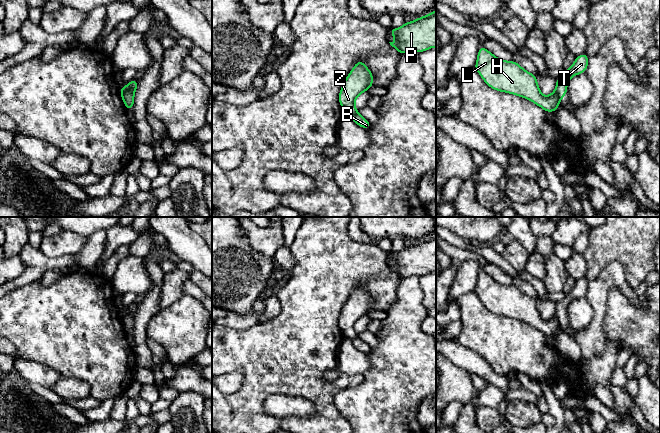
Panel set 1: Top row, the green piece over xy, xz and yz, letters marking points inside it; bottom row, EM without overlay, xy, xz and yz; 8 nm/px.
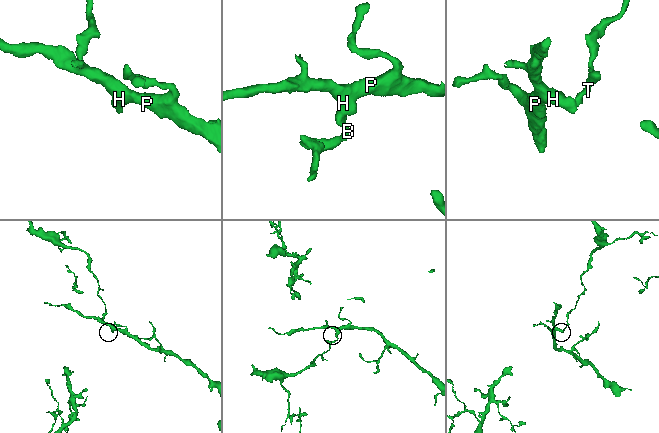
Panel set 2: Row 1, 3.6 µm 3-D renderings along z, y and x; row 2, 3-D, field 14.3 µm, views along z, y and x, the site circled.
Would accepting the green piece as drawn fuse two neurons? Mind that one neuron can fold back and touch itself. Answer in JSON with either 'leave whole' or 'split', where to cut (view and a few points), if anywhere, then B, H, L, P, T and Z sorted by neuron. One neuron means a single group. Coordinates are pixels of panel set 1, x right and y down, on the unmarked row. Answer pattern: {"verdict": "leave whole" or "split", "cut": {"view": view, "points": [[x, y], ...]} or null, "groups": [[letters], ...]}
{"verdict": "split", "cut": {"view": "xy", "points": [[127, 310], [133, 318]]}, "groups": [["B", "T"], ["H", "L", "P", "Z"]]}

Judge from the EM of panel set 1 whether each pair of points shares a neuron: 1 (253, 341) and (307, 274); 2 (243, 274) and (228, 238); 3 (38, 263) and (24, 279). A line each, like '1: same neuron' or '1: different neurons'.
1: same neuron
2: same neuron
3: same neuron

